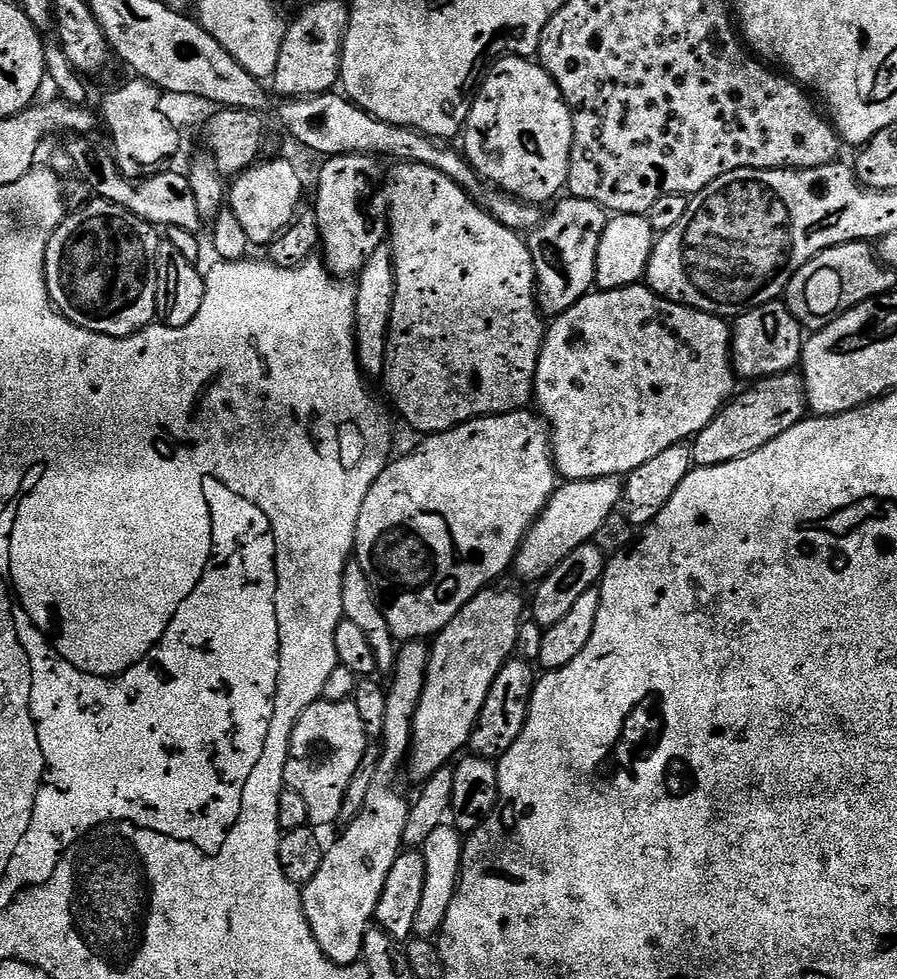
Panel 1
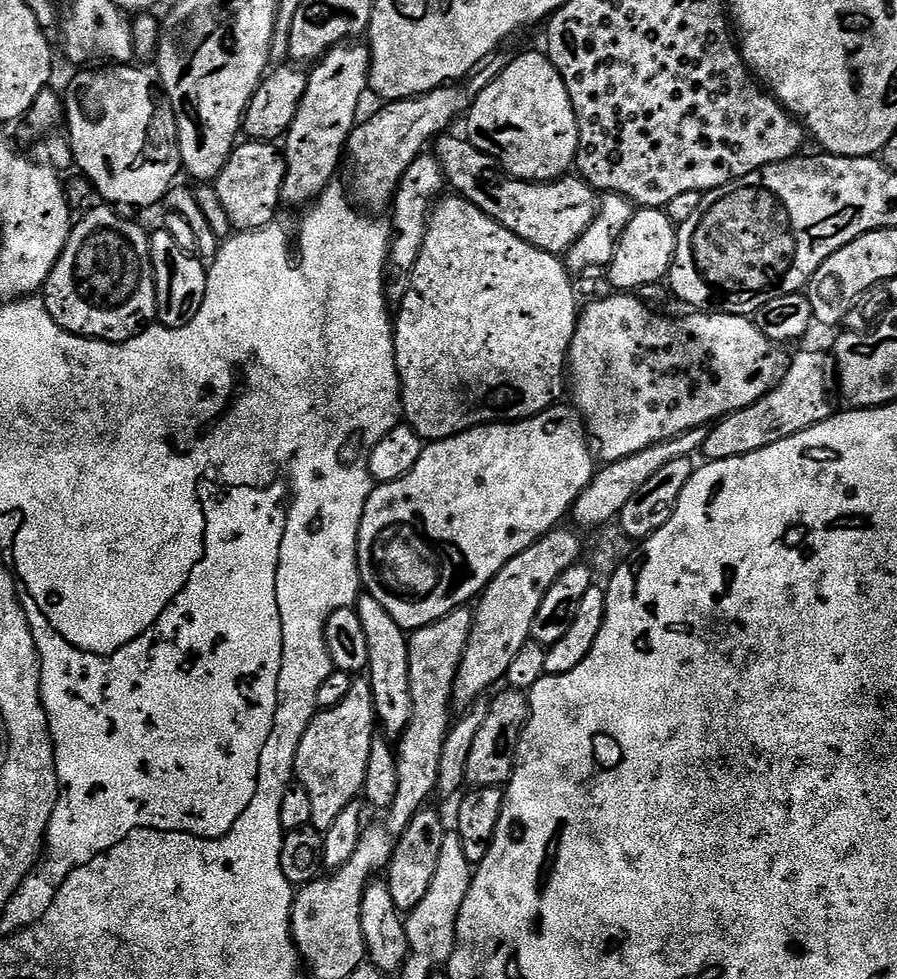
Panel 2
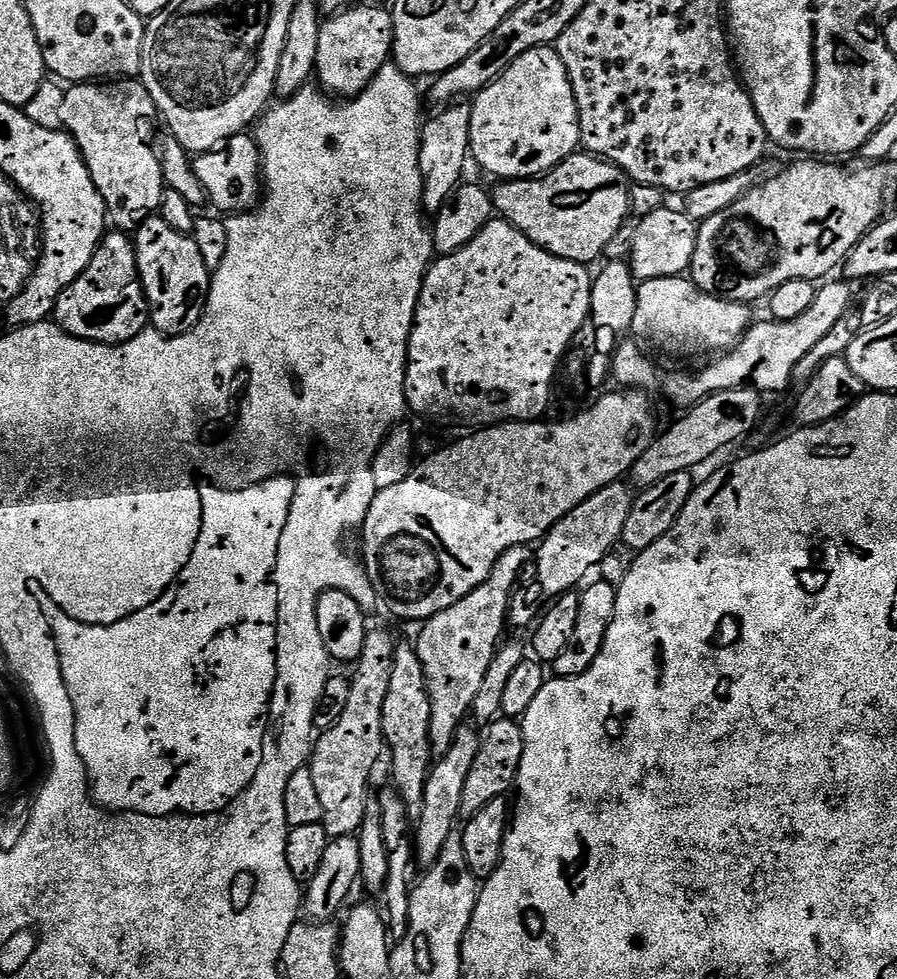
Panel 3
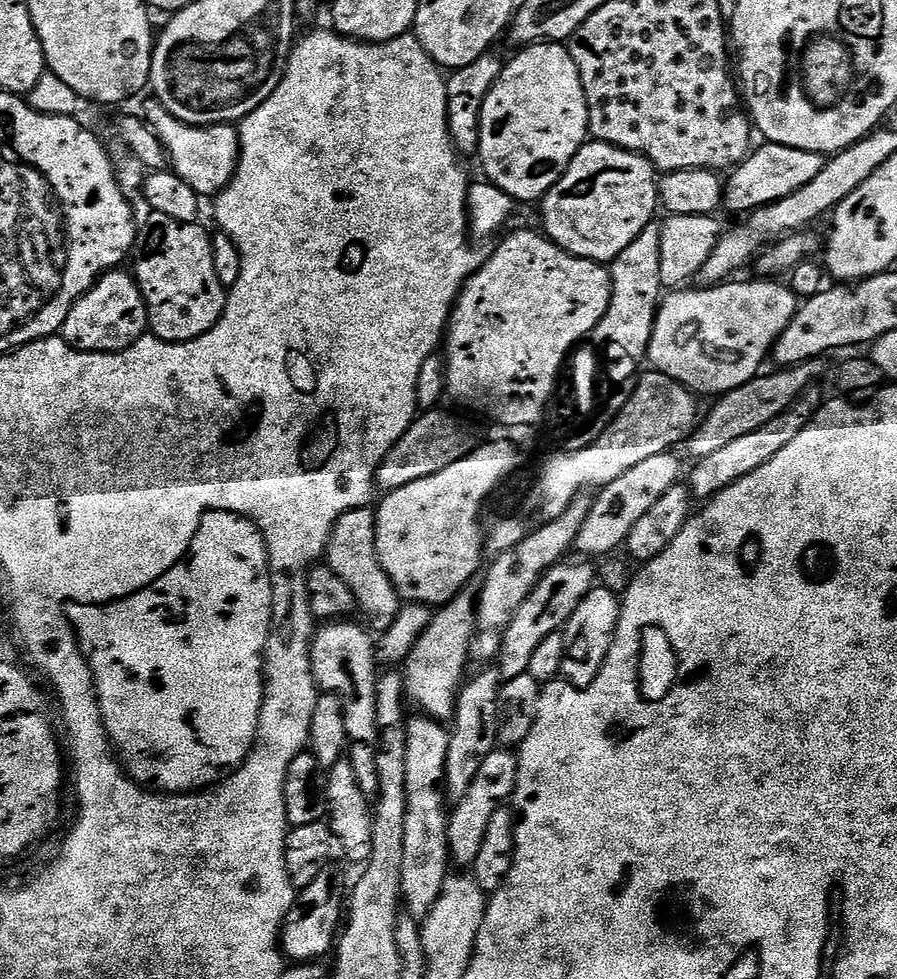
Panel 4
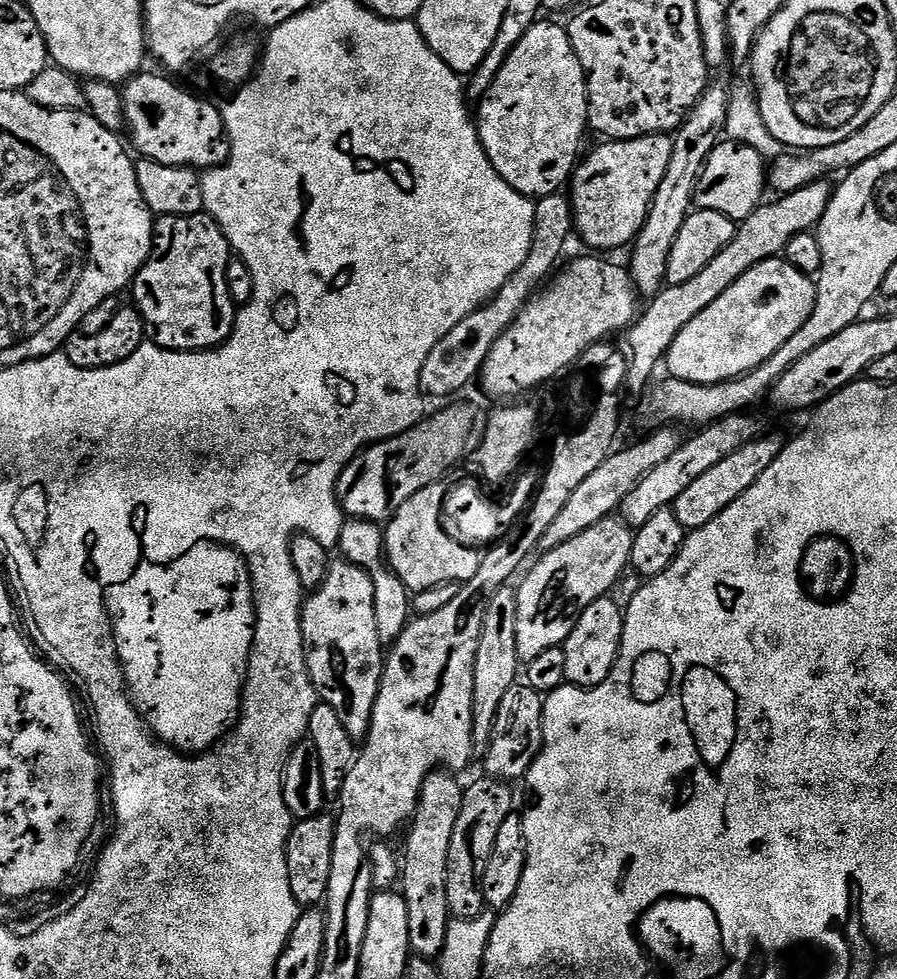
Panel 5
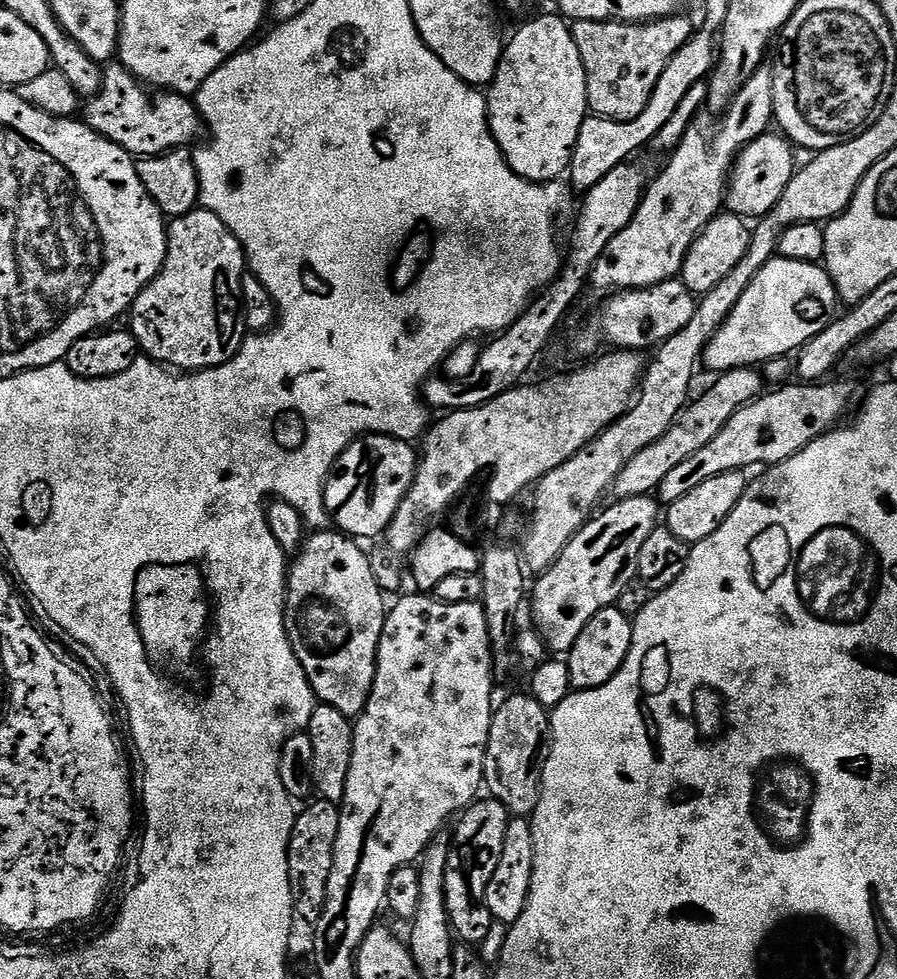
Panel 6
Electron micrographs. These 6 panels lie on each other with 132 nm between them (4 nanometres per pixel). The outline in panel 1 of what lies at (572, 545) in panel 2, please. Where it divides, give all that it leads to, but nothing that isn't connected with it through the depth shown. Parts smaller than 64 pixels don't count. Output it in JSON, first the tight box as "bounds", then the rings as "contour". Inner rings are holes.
{"bounds":[406,586,526,782],"contour":[[[489,586],[466,602],[431,641],[426,686],[416,711],[412,750],[406,761],[407,775],[409,772],[417,782],[429,780],[438,770],[449,767],[469,747],[486,694],[490,694],[498,670],[516,652],[526,600],[512,588],[496,587],[500,586]]]}

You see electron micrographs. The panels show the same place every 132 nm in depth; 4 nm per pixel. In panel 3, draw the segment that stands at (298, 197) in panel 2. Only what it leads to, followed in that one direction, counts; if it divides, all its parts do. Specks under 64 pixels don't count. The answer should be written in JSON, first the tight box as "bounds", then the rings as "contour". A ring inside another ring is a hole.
{"bounds":[315,4,394,98],"contour":[[[364,4],[361,8],[353,6],[345,12],[329,15],[320,26],[315,70],[323,91],[336,98],[360,95],[382,66],[389,63],[393,40],[394,22],[387,7],[375,8],[372,4]]]}

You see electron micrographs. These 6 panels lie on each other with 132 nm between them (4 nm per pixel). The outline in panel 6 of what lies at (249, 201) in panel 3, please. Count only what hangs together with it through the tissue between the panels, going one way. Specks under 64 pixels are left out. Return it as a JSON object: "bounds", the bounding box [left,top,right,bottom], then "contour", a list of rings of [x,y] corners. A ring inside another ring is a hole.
{"bounds":[82,62,202,158],"contour":[[[108,62],[102,68],[102,86],[96,96],[83,105],[82,119],[100,136],[126,150],[133,158],[161,156],[175,148],[188,148],[191,140],[202,132],[200,111],[189,97],[179,92],[153,93],[136,77],[131,76],[124,65]]]}

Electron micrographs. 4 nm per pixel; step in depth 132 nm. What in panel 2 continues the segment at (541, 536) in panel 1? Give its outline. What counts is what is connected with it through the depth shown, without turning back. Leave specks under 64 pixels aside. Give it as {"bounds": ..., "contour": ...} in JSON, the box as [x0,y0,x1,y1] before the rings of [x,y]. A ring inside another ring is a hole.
{"bounds":[570,428,705,530],"contour":[[[695,428],[672,440],[650,446],[630,458],[605,463],[593,477],[590,486],[576,500],[570,513],[571,519],[574,518],[582,527],[593,530],[611,525],[619,517],[622,506],[626,506],[626,502],[630,502],[630,498],[634,498],[634,494],[638,494],[638,490],[642,490],[642,486],[646,486],[646,482],[650,482],[650,478],[654,478],[654,474],[658,474],[662,466],[675,460],[695,457],[695,452],[699,453],[703,449],[705,439],[705,429]]]}

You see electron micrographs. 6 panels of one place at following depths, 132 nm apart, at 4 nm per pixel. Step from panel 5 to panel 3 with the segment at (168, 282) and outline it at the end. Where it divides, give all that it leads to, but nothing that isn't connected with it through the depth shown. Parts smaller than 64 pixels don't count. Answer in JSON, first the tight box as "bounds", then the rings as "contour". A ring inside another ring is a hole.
{"bounds":[134,214,212,337],"contour":[[[159,214],[150,215],[148,220],[137,228],[134,243],[140,283],[144,285],[144,295],[148,297],[151,327],[166,337],[181,336],[183,332],[189,332],[204,317],[208,295],[212,289],[212,273],[208,271],[202,258],[202,250],[198,250],[189,233],[174,230],[174,226],[167,224]]]}

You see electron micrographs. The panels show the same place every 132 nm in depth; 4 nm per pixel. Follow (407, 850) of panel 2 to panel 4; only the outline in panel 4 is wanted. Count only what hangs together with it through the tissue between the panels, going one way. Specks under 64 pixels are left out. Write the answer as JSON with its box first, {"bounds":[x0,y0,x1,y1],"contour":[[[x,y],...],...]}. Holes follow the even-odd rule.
{"bounds":[444,666,500,802],"contour":[[[488,666],[461,687],[456,697],[456,711],[450,720],[448,741],[450,750],[446,750],[446,770],[444,771],[444,791],[447,799],[459,802],[466,798],[466,790],[474,782],[478,770],[482,770],[482,762],[492,752],[497,751],[498,741],[498,702],[500,701],[500,673],[495,667]]]}

